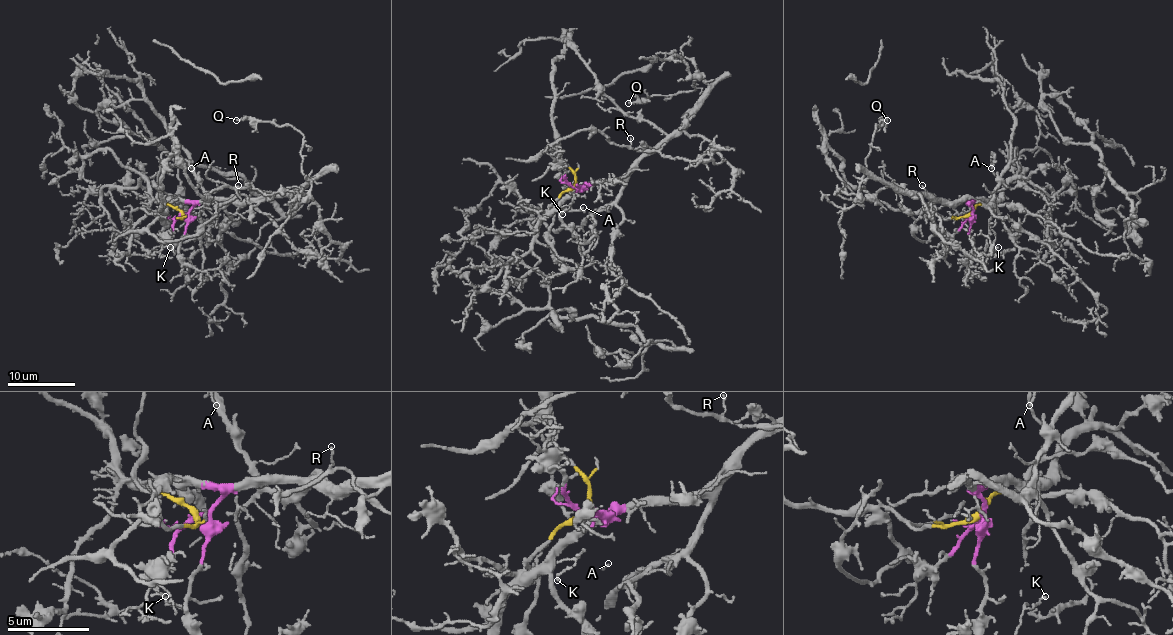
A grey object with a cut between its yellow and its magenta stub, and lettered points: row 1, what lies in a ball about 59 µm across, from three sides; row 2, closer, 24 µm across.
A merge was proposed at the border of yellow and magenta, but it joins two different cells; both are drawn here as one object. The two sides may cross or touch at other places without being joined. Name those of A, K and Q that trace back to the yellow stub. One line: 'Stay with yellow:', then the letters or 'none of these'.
Stay with yellow: A

